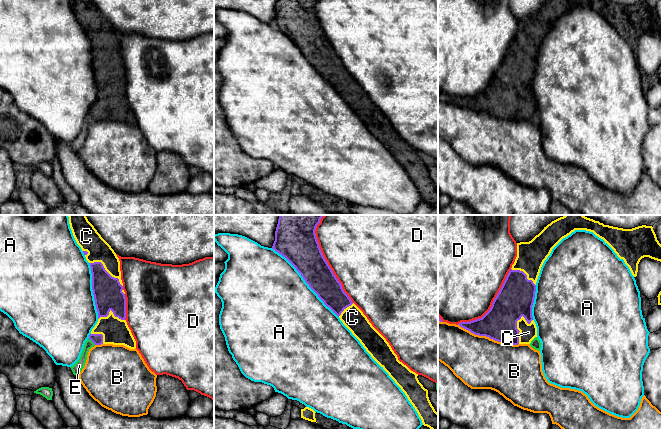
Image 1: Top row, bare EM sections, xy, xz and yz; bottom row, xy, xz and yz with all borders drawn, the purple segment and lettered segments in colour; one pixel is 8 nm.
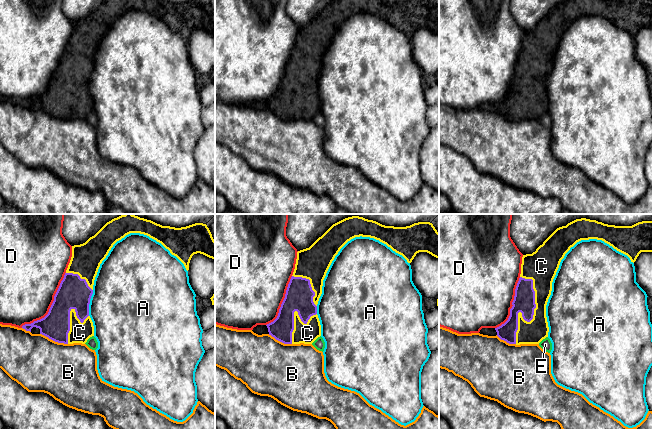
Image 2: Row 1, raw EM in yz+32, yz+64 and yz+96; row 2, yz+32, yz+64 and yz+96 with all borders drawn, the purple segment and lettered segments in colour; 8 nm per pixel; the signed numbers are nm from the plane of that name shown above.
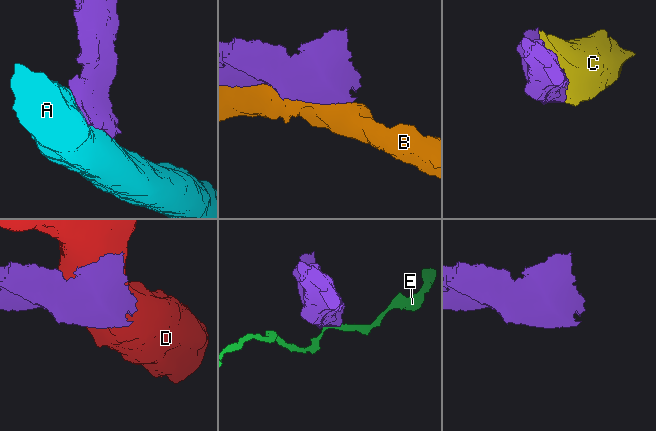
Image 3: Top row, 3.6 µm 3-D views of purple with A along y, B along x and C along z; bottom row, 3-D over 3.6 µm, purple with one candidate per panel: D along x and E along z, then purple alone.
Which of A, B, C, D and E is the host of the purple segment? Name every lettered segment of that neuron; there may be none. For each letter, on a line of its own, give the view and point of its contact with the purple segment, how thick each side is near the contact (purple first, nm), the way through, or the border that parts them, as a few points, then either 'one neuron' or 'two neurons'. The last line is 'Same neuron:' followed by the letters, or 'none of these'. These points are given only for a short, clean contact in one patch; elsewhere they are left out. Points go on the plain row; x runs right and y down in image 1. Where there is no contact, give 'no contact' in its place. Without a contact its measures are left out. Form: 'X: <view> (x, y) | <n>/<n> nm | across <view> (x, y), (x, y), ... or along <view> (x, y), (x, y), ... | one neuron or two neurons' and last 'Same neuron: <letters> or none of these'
A: xz (305, 57) | 280/500 nm | two neurons
B: yz (488, 112) | 280/420 nm | two neurons
C: yz (517, 105) | 300/140 nm | one neuron
D: xz (327, 39) | 280/480 nm | two neurons
E: xy (92, 117) | 90/80 nm | along xy (88, 114), (95, 120) | two neurons
Same neuron: C

